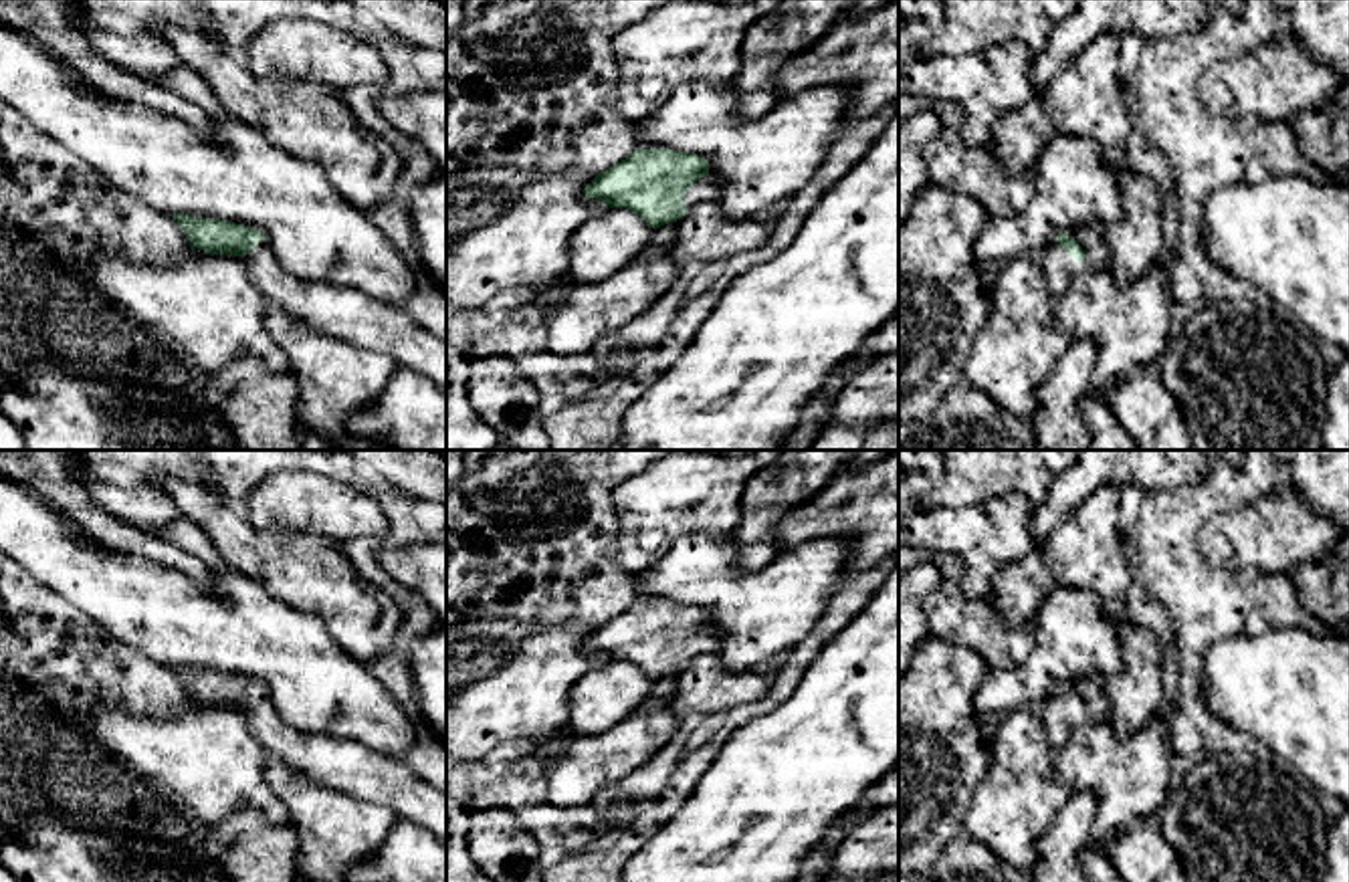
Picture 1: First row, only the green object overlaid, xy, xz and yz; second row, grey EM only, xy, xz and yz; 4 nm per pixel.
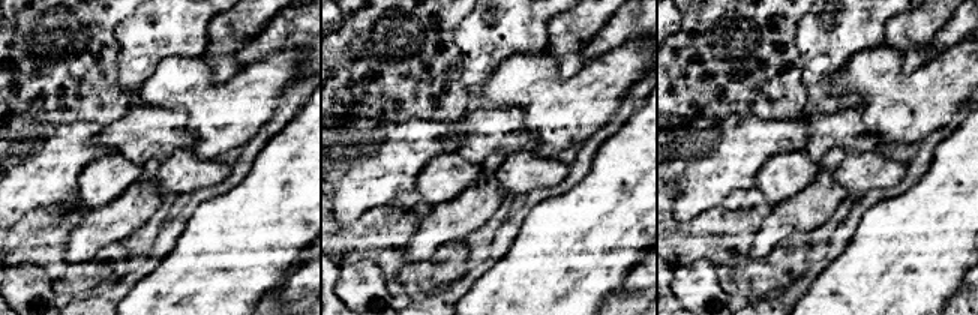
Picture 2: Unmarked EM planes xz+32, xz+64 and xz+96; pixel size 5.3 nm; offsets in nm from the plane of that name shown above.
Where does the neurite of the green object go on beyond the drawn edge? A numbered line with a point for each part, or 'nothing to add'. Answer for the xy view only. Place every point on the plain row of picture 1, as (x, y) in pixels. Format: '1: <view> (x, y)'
1: xy (342, 765)

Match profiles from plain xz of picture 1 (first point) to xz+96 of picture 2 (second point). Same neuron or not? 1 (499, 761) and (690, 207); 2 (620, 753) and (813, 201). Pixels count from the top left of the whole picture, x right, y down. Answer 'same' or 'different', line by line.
1: different
2: same

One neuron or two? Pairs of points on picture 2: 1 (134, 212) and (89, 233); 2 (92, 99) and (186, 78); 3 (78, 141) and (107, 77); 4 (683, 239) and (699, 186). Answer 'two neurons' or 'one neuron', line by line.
1: one neuron
2: two neurons
3: two neurons
4: two neurons

